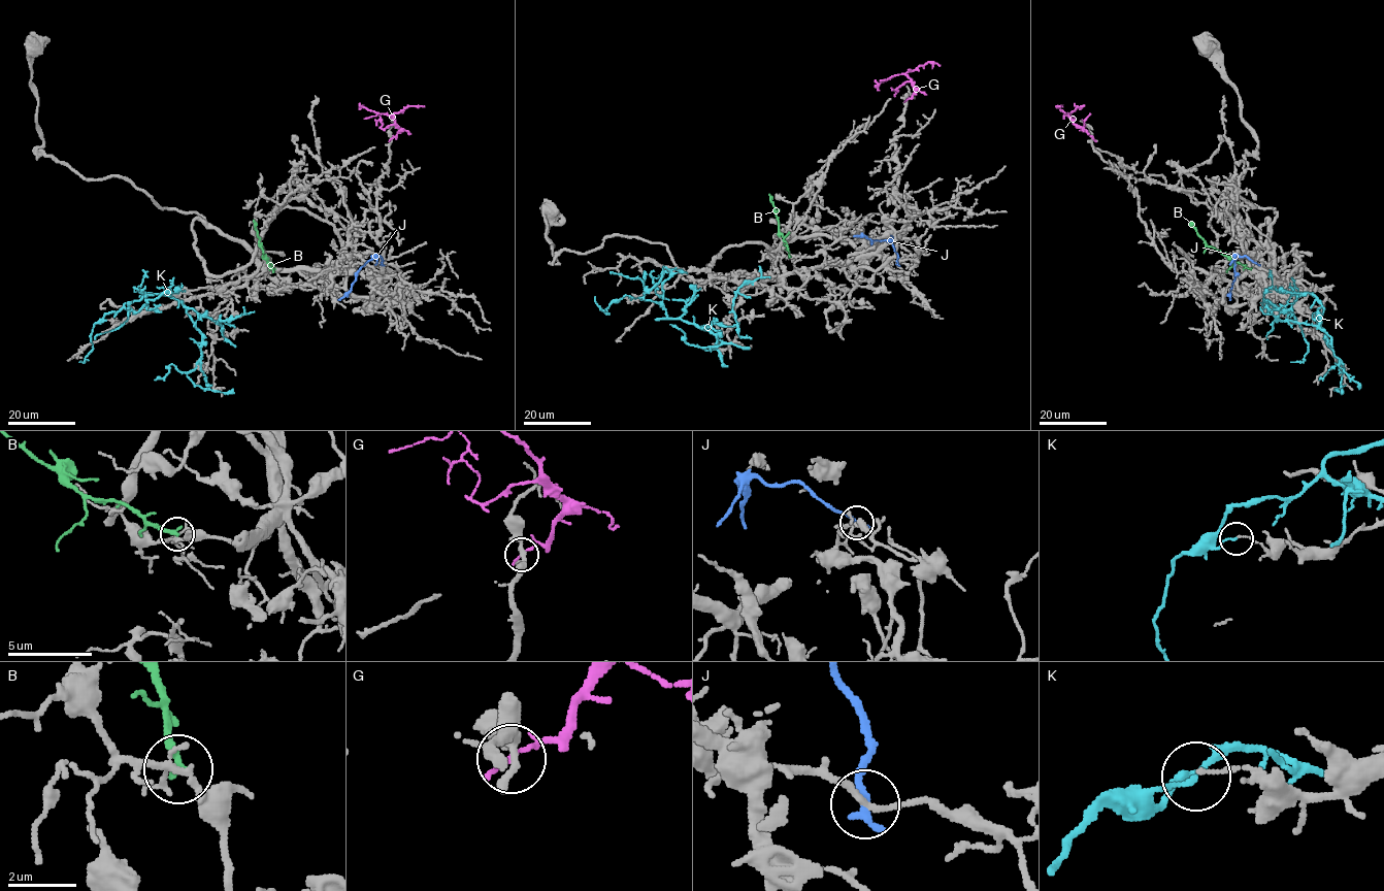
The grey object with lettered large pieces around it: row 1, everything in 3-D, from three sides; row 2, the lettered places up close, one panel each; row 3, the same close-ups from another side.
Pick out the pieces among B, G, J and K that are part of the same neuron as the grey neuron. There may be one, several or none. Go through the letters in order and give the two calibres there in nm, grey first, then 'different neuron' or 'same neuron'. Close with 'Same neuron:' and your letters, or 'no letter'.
B: 190 nm thick on the grey side, 240 nm on the other; different neuron
G: 240 nm thick on the grey side, 150 nm on the other; different neuron
J: 180 nm thick on the grey side, 280 nm on the other; different neuron
K: 110 nm thick on the grey side, 120 nm on the other; different neuron
Same neuron: no letter

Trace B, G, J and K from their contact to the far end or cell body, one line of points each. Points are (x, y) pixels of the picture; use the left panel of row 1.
B: (273, 269), (263, 256), (253, 220)
G: (391, 138), (398, 129), (390, 114), (413, 105), (424, 105)
J: (382, 264), (380, 256), (368, 260), (357, 273), (351, 290), (337, 300)
K: (106, 320), (110, 311), (150, 293), (176, 298), (201, 335), (201, 357), (187, 375), (204, 389), (233, 389)

